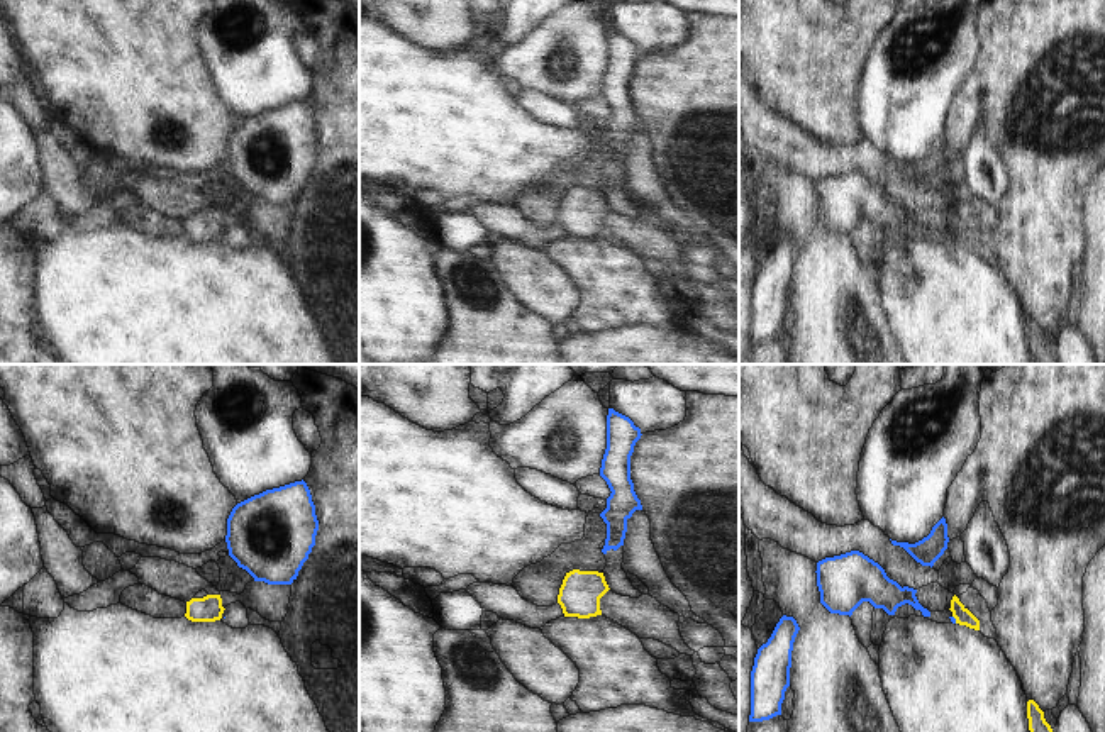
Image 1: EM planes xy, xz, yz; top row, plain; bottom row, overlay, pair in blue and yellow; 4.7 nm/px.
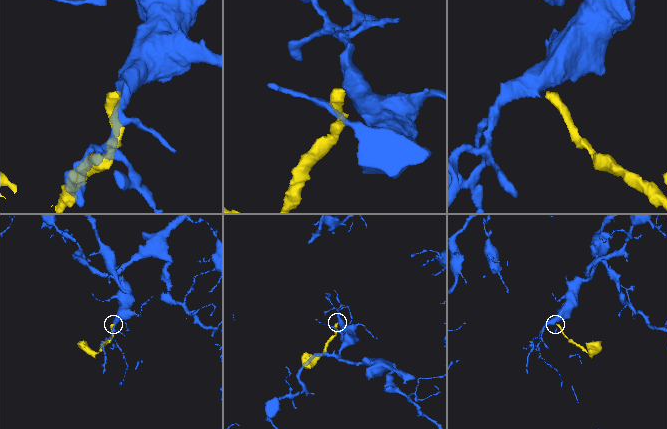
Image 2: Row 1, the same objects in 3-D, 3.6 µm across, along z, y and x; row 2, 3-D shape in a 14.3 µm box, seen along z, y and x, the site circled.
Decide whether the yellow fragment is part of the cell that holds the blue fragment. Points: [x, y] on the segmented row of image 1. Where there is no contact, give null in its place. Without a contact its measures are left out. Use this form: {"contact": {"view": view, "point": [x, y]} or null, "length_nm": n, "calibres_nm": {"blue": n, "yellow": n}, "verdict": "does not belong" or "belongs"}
{"contact": {"view": "yz", "point": [955, 619]}, "length_nm": 40, "calibres_nm": {"blue": 20, "yellow": 80}, "verdict": "does not belong"}

